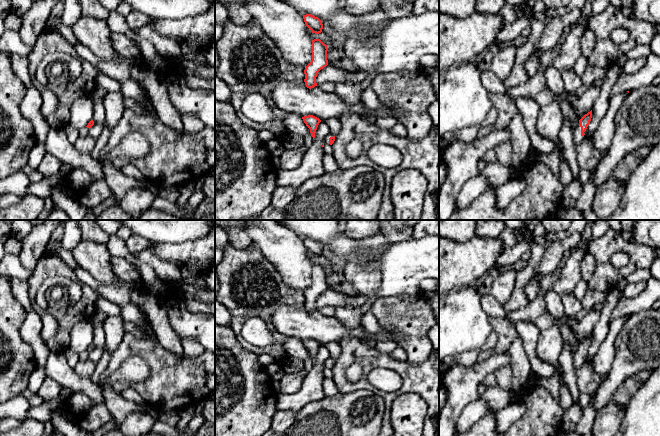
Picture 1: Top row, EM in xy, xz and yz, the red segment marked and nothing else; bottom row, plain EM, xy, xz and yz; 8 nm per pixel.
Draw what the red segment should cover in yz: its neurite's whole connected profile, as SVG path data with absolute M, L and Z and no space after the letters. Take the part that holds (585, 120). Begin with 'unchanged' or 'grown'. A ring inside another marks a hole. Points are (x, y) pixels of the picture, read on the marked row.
grown; M592 110L585 114L577 123L574 130L574 145L578 146L582 143L583 137L586 134L586 129L592 118Z

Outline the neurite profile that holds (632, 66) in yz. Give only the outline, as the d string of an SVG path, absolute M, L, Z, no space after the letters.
M647 58L628 59L622 67L623 74L634 74L640 71L646 64Z

